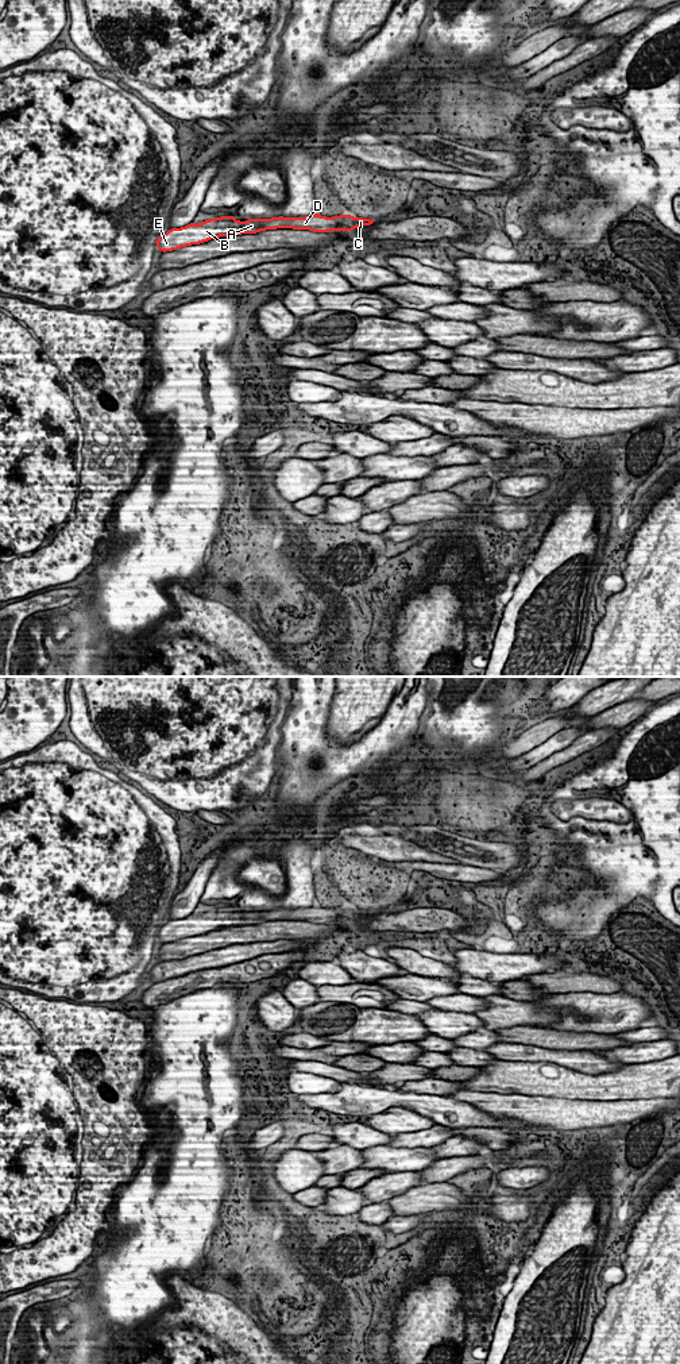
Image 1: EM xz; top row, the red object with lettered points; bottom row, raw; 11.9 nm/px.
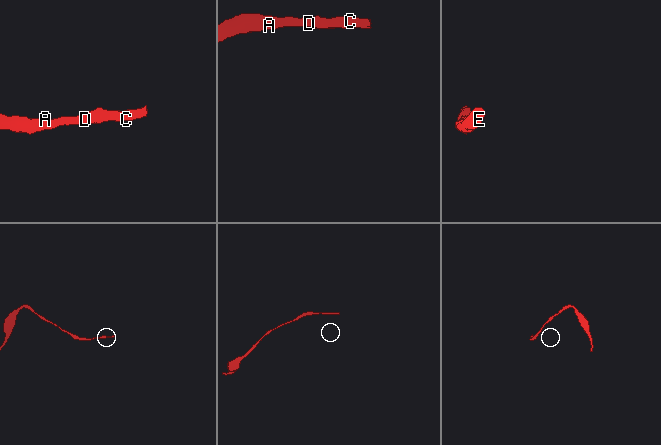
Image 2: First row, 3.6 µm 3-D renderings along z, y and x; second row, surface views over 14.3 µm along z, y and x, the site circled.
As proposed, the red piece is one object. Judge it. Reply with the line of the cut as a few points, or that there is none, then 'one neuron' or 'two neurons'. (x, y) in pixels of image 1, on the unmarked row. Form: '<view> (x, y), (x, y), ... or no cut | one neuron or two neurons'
no cut | one neuron

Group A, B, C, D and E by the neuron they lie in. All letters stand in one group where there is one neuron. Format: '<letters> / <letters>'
A B C D E

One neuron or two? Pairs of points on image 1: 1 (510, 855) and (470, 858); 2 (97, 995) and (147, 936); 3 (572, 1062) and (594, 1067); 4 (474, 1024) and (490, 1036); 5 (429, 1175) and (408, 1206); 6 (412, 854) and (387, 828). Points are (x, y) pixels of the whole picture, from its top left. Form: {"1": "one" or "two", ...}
{"1": "one", "2": "one", "3": "one", "4": "two", "5": "two", "6": "two"}

